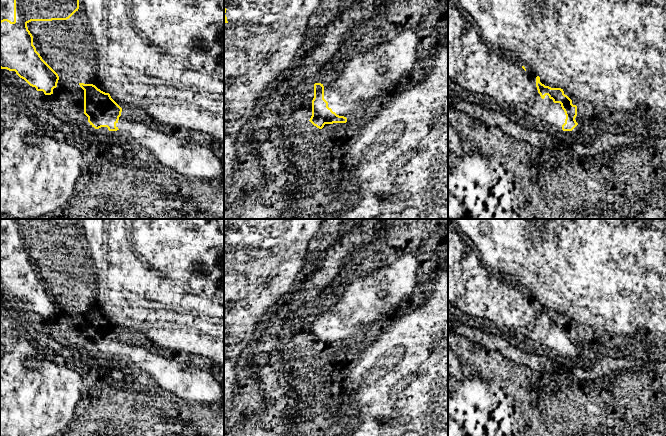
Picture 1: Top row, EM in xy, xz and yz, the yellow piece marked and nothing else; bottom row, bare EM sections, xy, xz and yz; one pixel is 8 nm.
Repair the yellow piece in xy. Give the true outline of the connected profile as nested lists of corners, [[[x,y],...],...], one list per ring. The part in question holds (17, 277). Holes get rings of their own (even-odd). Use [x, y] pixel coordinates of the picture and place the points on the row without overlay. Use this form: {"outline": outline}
{"outline": [[[14,219],[14,245],[0,245],[0,292],[15,295],[30,310],[45,319],[53,318],[58,298],[42,283],[33,269],[27,248],[31,245],[67,244],[79,233],[79,219]]]}

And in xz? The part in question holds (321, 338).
{"outline": [[[391,274],[387,302],[380,303],[370,318],[349,318],[348,337],[343,340],[337,339],[328,331],[328,326],[324,323],[323,308],[315,307],[312,340],[309,345],[319,353],[322,353],[325,348],[346,347],[347,341],[357,335],[364,327],[379,322],[383,318],[388,318],[394,311],[398,310],[401,307],[401,302],[412,296],[416,284],[416,274]]]}

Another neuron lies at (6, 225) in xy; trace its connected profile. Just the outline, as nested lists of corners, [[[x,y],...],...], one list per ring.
[[[0,219],[0,245],[3,243],[14,246],[14,219]]]

